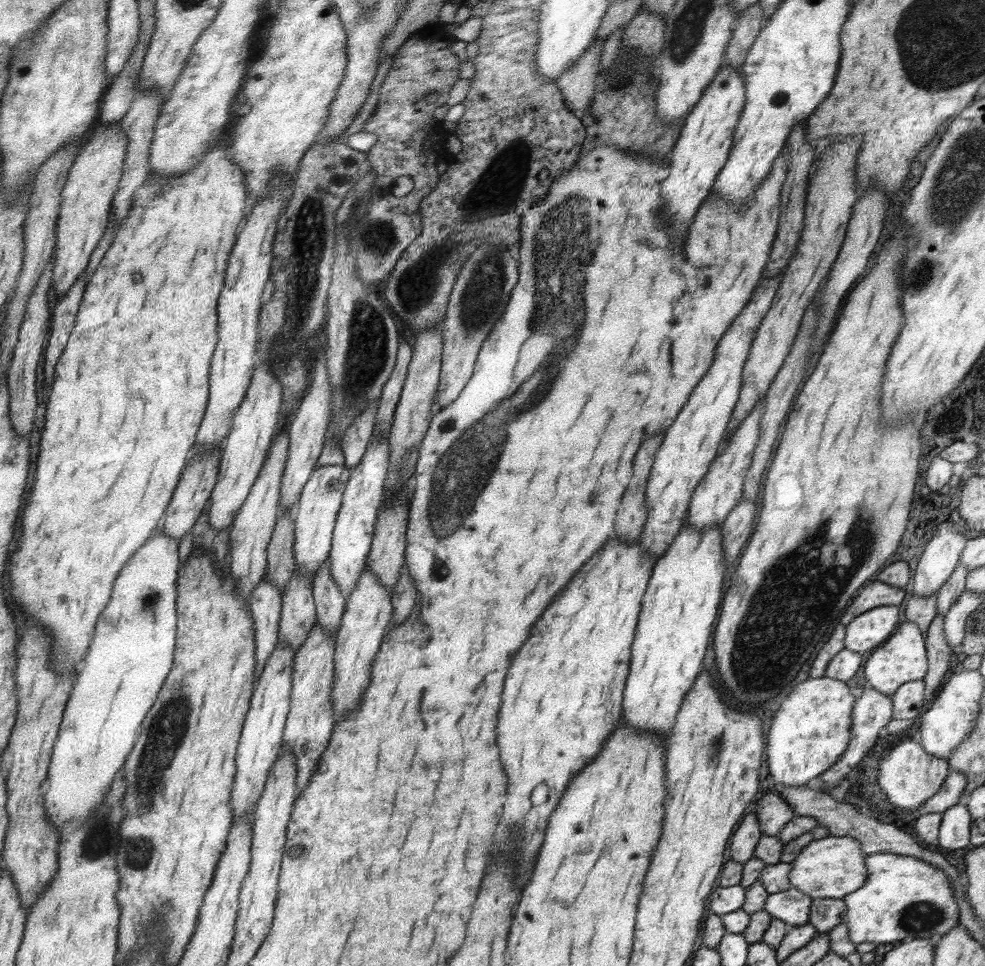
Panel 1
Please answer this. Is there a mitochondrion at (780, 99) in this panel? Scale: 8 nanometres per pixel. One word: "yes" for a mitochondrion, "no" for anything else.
no

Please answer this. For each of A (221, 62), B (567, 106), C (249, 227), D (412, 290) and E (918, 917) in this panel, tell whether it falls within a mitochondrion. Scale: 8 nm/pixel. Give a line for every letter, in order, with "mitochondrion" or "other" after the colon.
A: other
B: other
C: other
D: mitochondrion
E: mitochondrion

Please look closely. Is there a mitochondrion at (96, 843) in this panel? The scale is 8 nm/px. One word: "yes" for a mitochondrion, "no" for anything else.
yes

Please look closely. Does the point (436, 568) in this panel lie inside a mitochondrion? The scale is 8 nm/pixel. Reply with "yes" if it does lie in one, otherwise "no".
yes

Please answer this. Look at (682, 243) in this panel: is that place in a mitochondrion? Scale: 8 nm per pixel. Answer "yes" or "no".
no

